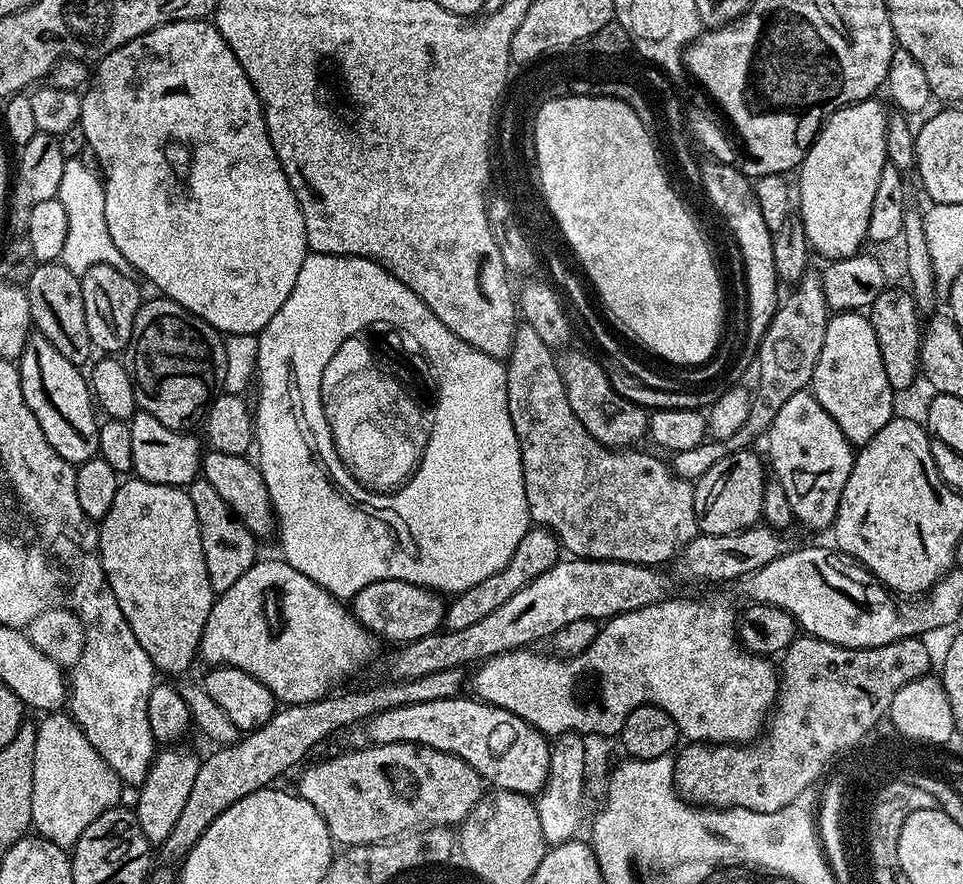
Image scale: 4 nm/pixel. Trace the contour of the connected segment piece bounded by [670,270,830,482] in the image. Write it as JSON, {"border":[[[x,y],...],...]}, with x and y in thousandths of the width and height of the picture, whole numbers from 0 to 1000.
{"border":[[[839,305],[826,322],[822,330],[811,338],[804,360],[795,373],[795,378],[787,386],[788,422],[790,431],[781,443],[779,468],[775,468],[775,477],[771,477],[766,491],[753,498],[736,497],[721,505],[721,509],[708,509],[697,517],[696,528],[703,538],[710,543],[725,544],[741,527],[741,523],[750,523],[760,511],[771,511],[782,506],[785,497],[792,494],[798,483],[804,477],[808,464],[825,446],[836,442],[842,436],[845,414],[849,414],[849,400],[854,400],[854,386],[858,383],[858,369],[862,361],[862,350],[858,342],[858,333],[854,328],[852,308]]]}

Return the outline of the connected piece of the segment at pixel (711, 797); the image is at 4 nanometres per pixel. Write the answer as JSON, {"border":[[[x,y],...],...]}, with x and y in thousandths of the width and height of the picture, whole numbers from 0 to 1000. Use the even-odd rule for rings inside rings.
{"border":[[[838,717],[828,718],[827,725],[813,736],[812,745],[814,745],[814,748],[809,748],[808,751],[808,782],[806,785],[804,804],[800,810],[800,822],[796,825],[796,828],[789,836],[776,842],[738,843],[734,839],[711,840],[700,855],[700,885],[702,886],[703,897],[710,905],[714,906],[714,908],[724,912],[733,914],[774,914],[780,919],[803,919],[804,916],[812,916],[820,910],[828,908],[828,906],[832,904],[830,900],[855,876],[856,868],[858,868],[871,851],[876,851],[880,846],[887,845],[901,827],[906,828],[907,825],[922,810],[922,801],[928,794],[928,785],[933,785],[933,781],[937,781],[937,776],[949,771],[954,765],[965,764],[967,756],[964,755],[968,751],[968,738],[958,729],[960,726],[961,725],[954,719],[942,719],[936,724],[924,726],[920,731],[908,731],[907,733],[875,733],[866,726],[850,724],[848,719],[840,719]]]}

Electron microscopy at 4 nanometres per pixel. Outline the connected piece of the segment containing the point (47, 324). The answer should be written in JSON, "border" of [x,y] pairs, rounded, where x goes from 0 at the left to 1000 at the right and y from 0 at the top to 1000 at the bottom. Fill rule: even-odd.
{"border":[[[42,296],[31,310],[27,329],[31,337],[31,353],[34,370],[50,382],[65,402],[77,410],[80,414],[87,413],[92,400],[96,400],[96,385],[92,382],[92,374],[89,370],[88,347],[85,338],[85,326],[83,312],[74,308],[64,296]]]}

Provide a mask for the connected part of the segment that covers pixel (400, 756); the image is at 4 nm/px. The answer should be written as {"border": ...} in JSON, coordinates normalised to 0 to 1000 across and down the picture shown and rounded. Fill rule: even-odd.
{"border":[[[387,842],[318,868],[309,878],[307,896],[334,921],[348,954],[364,957],[410,950],[437,937],[477,934],[504,899],[505,887],[488,865],[471,853],[437,842]]]}

